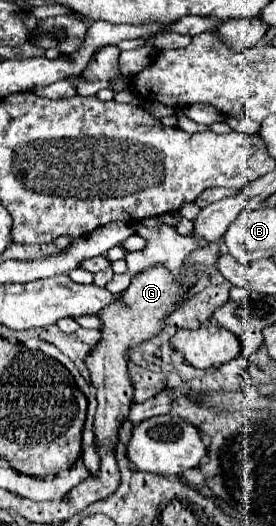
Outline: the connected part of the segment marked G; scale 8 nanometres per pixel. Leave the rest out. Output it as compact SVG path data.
M153 267L145 273L139 273L131 279L131 285L127 287L127 291L121 295L121 299L109 307L105 307L105 311L99 315L101 321L103 321L103 337L99 341L99 345L91 351L91 355L87 357L87 367L91 371L91 383L93 387L97 389L97 401L99 401L99 407L97 407L97 413L95 413L95 425L93 425L93 435L95 435L95 447L101 449L101 447L107 447L111 453L115 453L115 445L119 441L119 427L121 423L127 419L129 415L129 409L131 409L131 397L133 397L133 385L129 381L129 375L127 375L127 357L125 357L125 351L127 347L133 347L133 345L139 345L141 341L145 339L151 339L153 335L157 335L163 327L163 321L165 317L175 311L179 305L179 297L181 297L181 275L179 273L169 273L165 267Z

